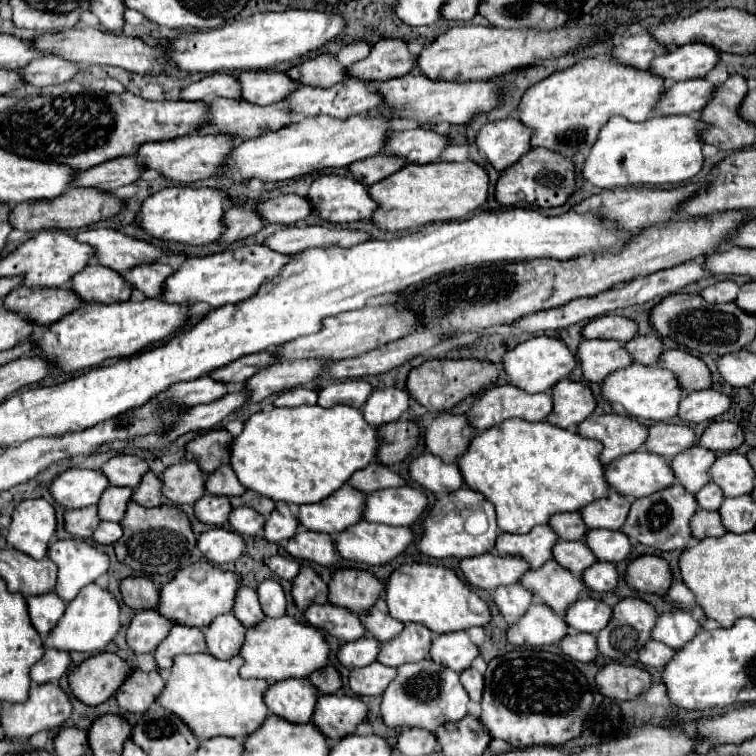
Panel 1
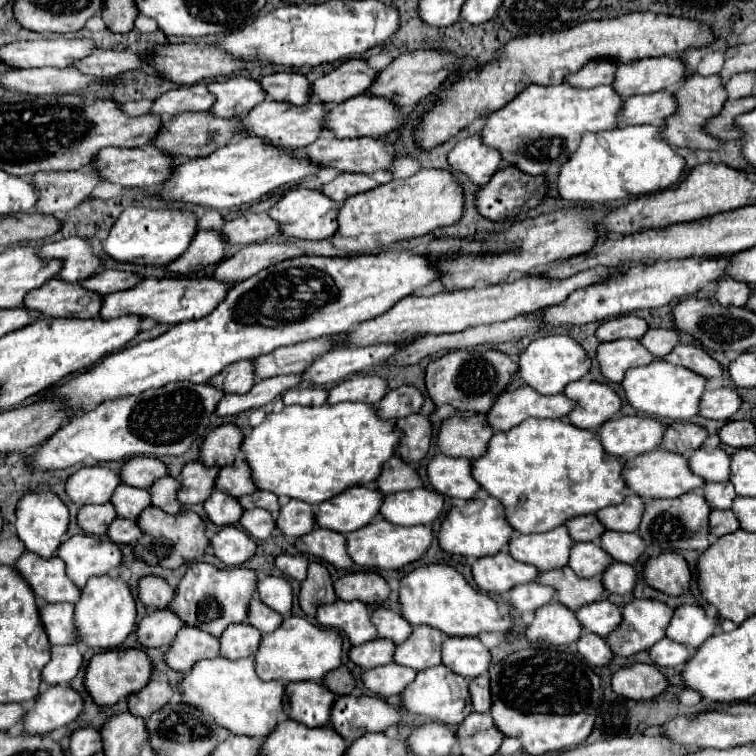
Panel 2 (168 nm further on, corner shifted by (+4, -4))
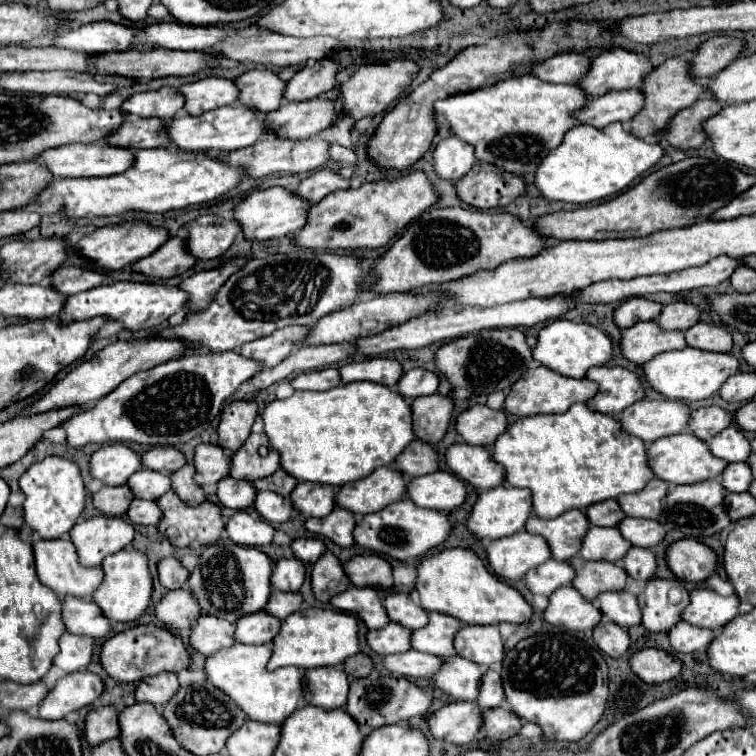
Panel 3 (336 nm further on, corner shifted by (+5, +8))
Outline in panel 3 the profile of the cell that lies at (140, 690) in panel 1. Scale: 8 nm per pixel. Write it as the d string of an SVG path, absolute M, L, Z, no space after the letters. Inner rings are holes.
M161 672L157 676L145 678L139 682L135 698L137 702L149 702L157 708L163 708L179 690L179 680L177 674L173 672Z

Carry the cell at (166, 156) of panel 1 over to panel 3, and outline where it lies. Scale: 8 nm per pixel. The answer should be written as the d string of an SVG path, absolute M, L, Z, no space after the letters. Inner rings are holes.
M67 144L49 148L37 156L55 178L77 176L111 176L125 172L133 162L133 152L125 148L113 148L107 144Z

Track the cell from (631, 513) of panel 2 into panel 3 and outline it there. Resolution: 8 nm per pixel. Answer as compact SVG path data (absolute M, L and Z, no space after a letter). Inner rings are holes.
M655 478L641 492L619 496L619 504L625 506L627 516L639 514L639 518L659 518L663 510L661 502L667 496L667 492L669 492L669 484Z

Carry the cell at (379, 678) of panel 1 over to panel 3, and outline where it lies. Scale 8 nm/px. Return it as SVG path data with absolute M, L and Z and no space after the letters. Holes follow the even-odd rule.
M409 650L397 656L385 656L383 662L391 672L415 680L415 678L431 678L433 674L437 674L443 664L443 658L419 650Z

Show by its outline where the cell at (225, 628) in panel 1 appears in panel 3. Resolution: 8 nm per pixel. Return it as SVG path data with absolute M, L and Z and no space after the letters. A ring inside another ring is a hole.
M265 610L253 612L253 616L241 616L237 620L235 640L241 644L271 644L281 630L281 620Z

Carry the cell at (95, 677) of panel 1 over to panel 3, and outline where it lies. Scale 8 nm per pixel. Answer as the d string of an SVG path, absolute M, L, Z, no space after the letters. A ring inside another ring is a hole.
M133 626L113 638L109 638L101 648L101 666L107 674L119 682L139 682L147 676L157 676L161 672L181 672L189 668L191 652L183 640L159 626Z

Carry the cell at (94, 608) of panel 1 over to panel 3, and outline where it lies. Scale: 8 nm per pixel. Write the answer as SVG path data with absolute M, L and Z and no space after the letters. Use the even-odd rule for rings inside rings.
M135 548L115 552L107 556L101 564L105 578L101 586L95 590L93 600L101 606L105 616L113 622L129 622L129 620L139 620L145 610L151 604L151 592L153 592L153 576L149 572L149 560L147 554Z

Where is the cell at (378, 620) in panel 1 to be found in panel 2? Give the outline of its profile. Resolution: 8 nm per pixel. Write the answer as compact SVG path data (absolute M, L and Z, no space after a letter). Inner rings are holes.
M382 606L372 610L370 620L372 620L372 624L378 630L378 638L392 640L394 644L404 642L410 636L410 632L412 632L412 626L406 620L402 620L402 616L398 612L382 608Z

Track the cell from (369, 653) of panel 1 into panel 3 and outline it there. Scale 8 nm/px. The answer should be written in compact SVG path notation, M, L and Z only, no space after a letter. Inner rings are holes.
M389 622L381 630L369 630L367 642L377 654L383 656L407 652L411 650L411 630L397 622Z

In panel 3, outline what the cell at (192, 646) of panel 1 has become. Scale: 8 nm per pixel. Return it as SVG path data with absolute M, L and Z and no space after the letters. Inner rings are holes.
M201 616L197 626L191 630L191 648L213 656L221 648L235 644L235 624L221 620L217 616Z

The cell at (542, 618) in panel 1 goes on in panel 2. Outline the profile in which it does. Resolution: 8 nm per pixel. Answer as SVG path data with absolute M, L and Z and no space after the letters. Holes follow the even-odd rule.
M550 602L536 610L534 622L526 628L524 634L528 642L562 646L562 644L576 642L580 632L582 632L582 626L578 624L574 612L568 608L562 608L562 604L558 602Z

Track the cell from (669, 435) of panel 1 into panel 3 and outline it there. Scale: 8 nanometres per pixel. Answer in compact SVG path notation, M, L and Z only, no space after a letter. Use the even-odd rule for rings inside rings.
M709 406L709 408L699 408L697 412L691 414L689 428L691 428L693 434L697 434L697 438L709 442L721 430L731 426L731 422L733 422L731 412L717 408L717 406Z

